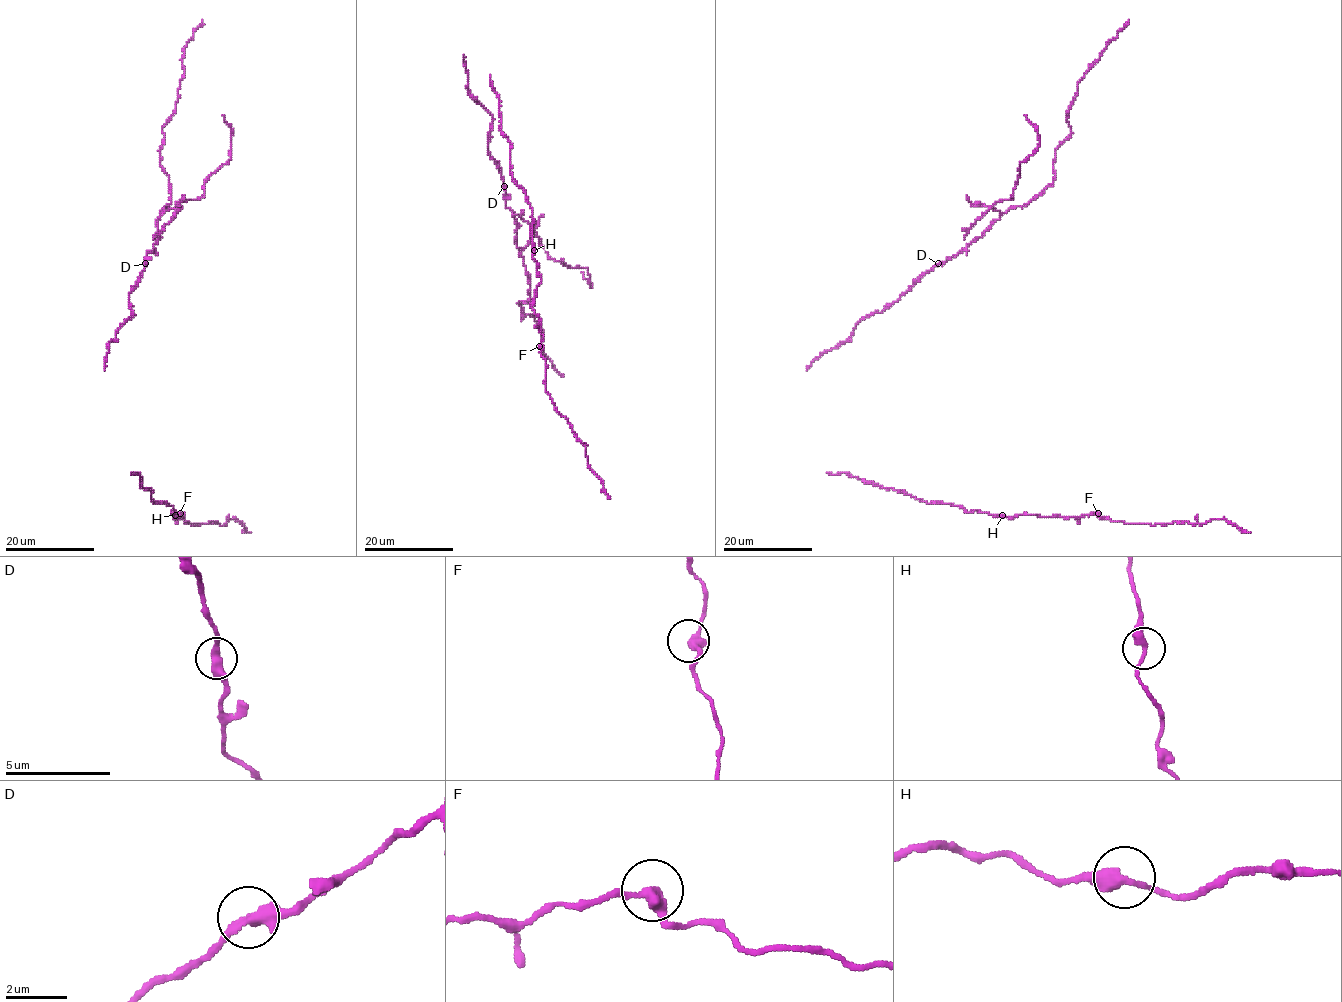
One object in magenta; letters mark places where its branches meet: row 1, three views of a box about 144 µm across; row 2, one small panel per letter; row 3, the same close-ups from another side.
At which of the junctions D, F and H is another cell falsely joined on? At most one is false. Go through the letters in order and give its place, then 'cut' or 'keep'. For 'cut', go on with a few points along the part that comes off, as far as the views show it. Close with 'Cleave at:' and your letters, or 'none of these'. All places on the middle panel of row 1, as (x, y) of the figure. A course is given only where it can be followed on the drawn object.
D: at (504, 186); cut
F: at (539, 346); keep
H: at (534, 250); keep
Cleave at: D

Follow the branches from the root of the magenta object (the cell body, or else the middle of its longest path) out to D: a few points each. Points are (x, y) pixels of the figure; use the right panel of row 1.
D: (807, 370), (820, 354), (847, 341), (863, 319), (893, 304), (938, 263)

